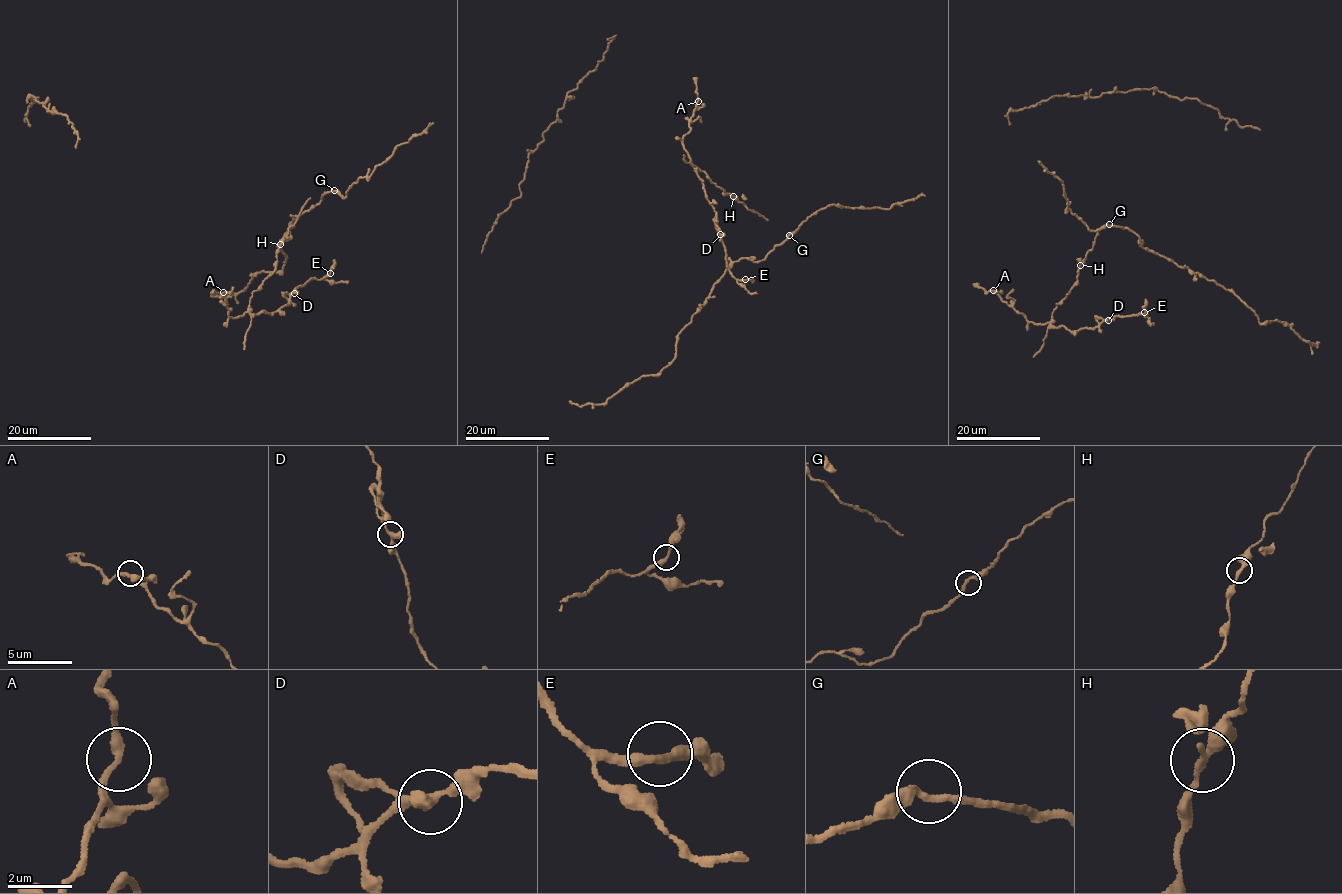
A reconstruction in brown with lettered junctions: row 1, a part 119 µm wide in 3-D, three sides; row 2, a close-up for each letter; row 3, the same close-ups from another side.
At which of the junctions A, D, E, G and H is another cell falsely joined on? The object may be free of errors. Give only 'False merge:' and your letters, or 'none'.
False merge: H

